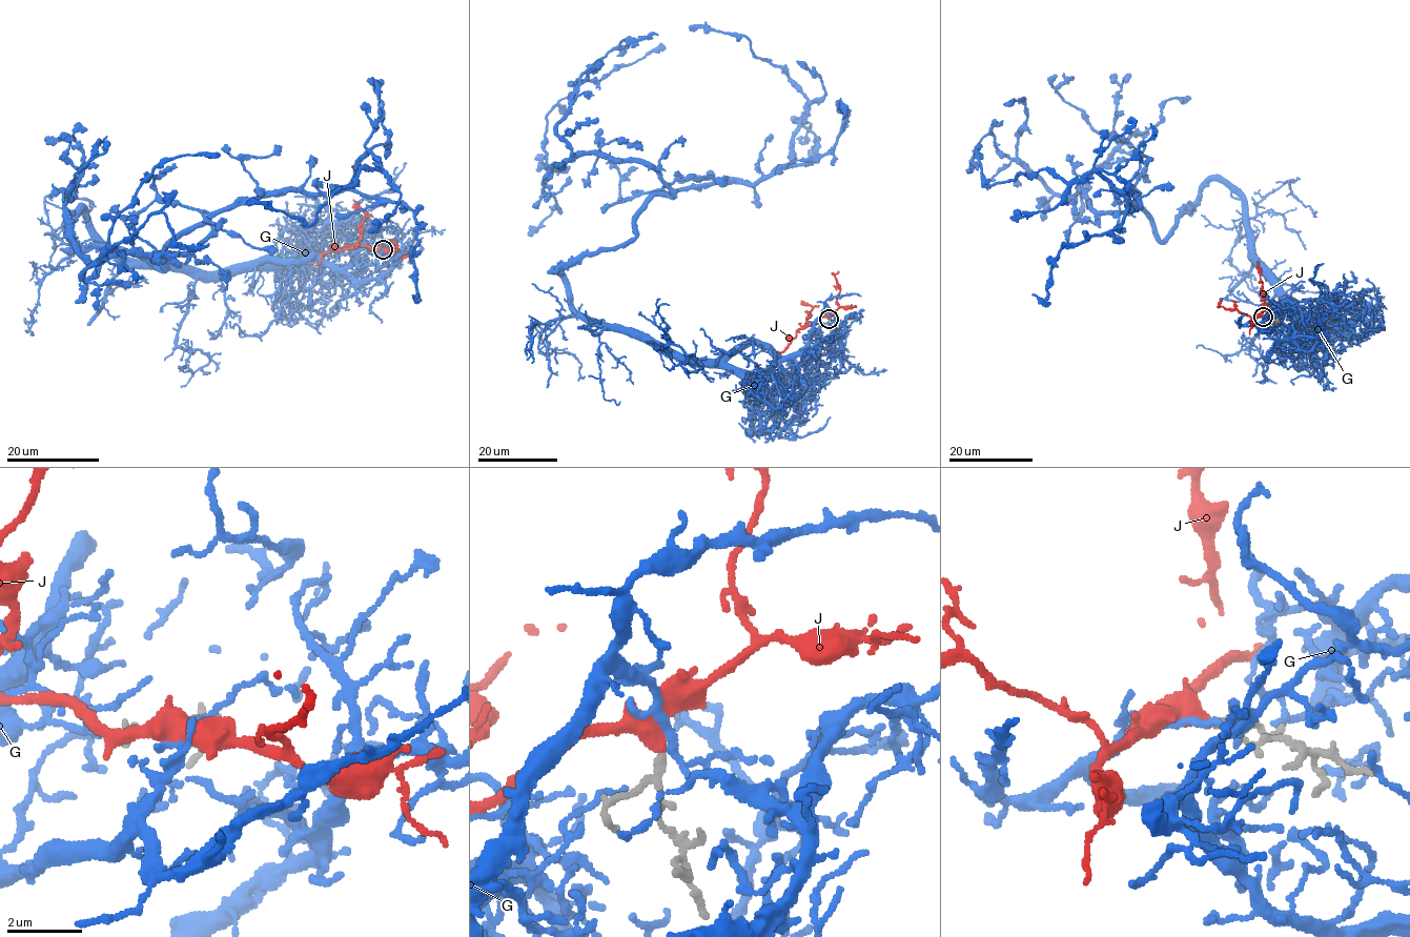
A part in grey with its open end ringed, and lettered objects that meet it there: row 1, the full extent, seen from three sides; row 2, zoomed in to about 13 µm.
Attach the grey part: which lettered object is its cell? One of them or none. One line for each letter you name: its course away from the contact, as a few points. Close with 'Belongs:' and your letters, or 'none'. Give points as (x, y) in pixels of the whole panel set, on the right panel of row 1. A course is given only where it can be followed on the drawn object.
G: course (1264, 317), (1293, 322), (1217, 179), (1163, 241), (1094, 172), (982, 185), (976, 145)
Belongs: G

